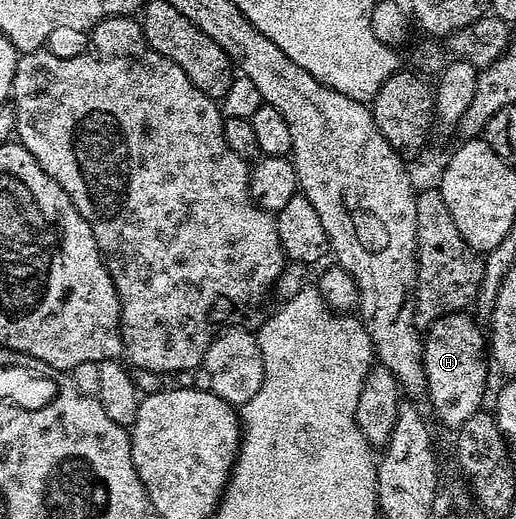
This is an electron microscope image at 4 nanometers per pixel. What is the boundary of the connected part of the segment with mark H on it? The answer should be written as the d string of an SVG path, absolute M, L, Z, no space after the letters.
M449 311L427 326L424 337L424 370L428 380L427 396L432 397L436 417L451 431L459 430L470 415L481 412L484 384L488 381L490 361L486 356L486 333L464 311Z

